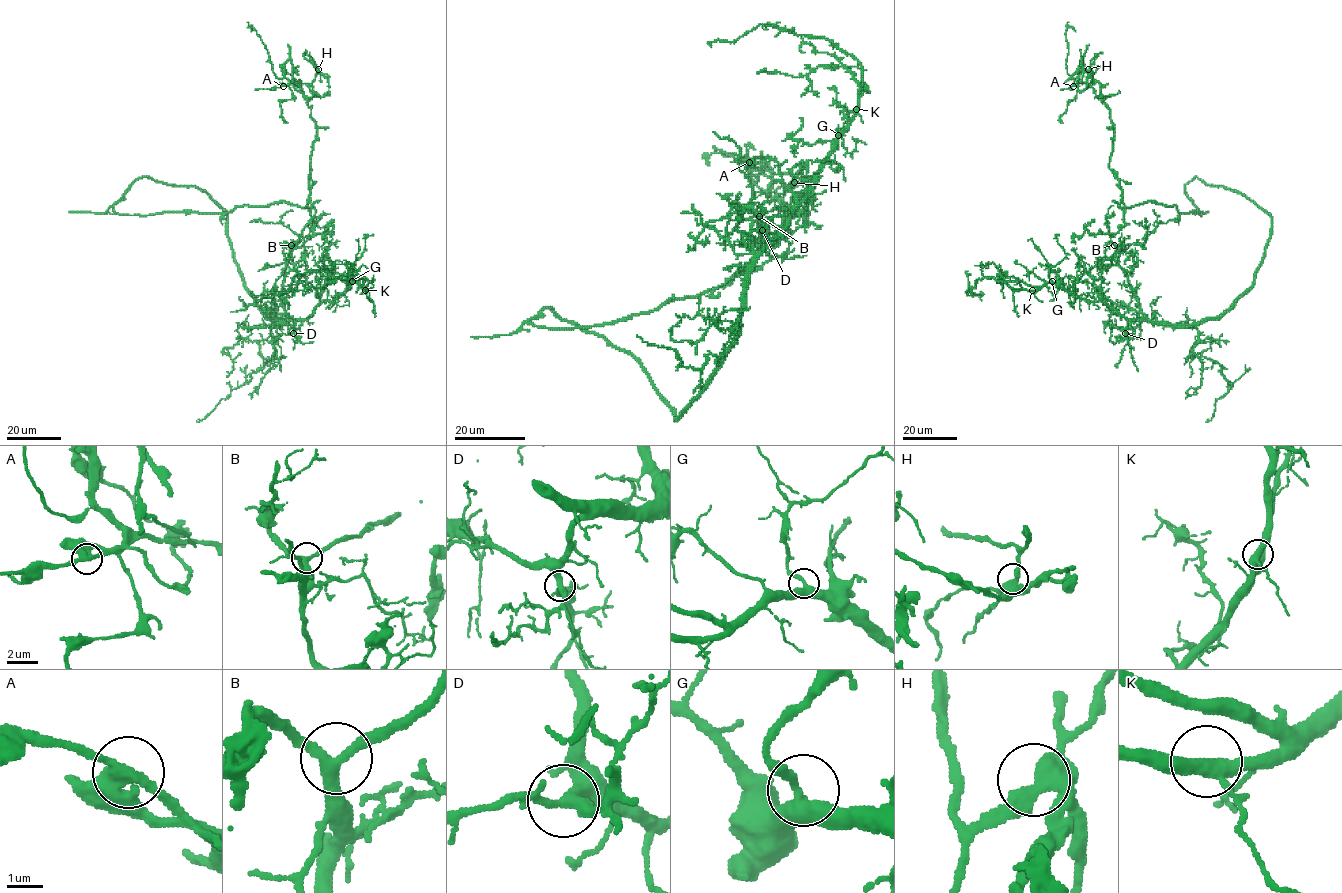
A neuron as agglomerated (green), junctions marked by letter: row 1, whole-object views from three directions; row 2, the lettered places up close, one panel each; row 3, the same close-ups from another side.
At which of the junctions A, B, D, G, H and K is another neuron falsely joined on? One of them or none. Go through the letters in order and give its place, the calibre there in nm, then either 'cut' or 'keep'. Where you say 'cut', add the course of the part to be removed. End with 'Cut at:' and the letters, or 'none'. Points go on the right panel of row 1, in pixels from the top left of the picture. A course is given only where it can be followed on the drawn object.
A: at (1073, 86); 340 nm thick; cut; foreign part runs (1073, 86), (1079, 81), (1067, 71), (1065, 32), (1071, 26), (1076, 31)
B: at (1114, 245); 320 nm thick; keep
D: at (1125, 333); 320 nm thick; keep
G: at (1052, 281); 360 nm thick; keep
H: at (1088, 69); 400 nm thick; keep
K: at (1032, 290); 360 nm thick; keep
Cut at: A

